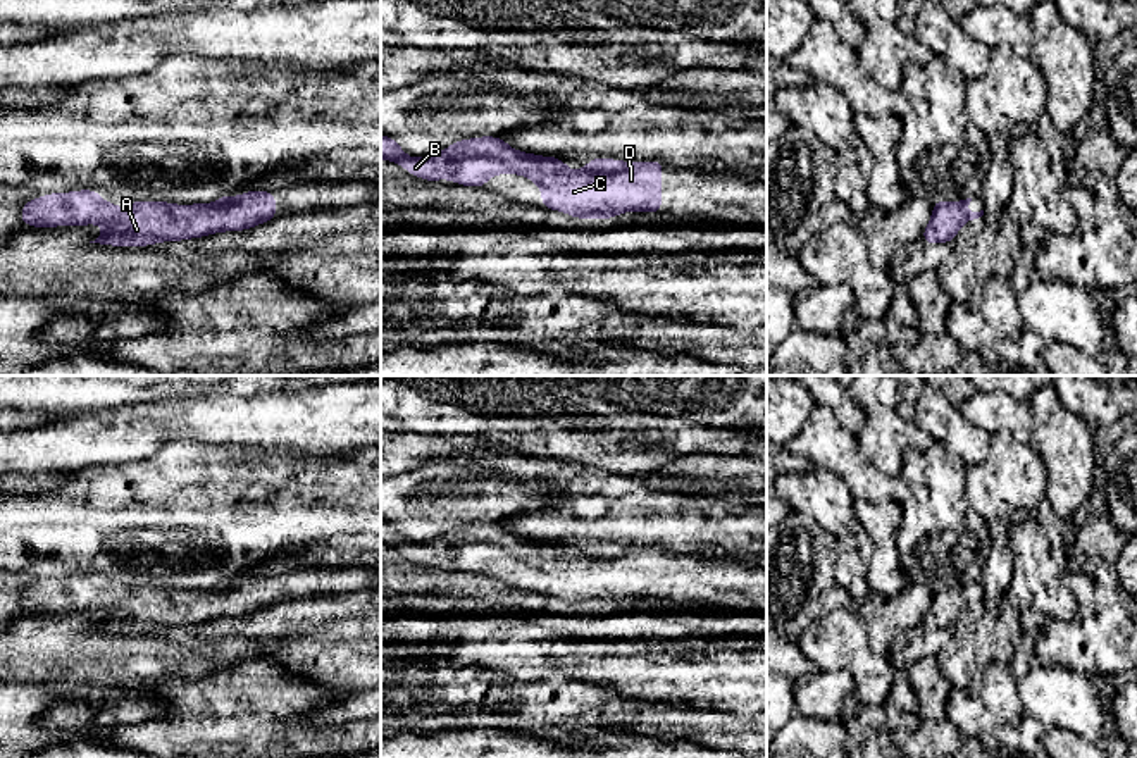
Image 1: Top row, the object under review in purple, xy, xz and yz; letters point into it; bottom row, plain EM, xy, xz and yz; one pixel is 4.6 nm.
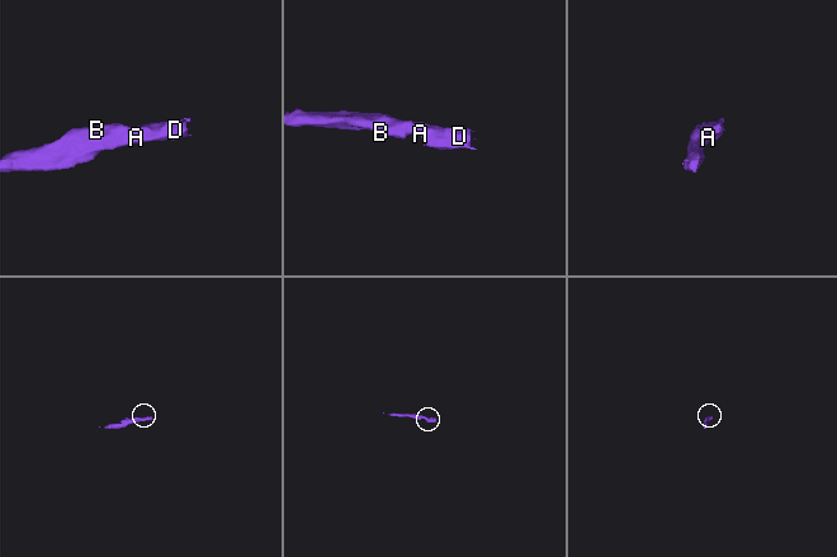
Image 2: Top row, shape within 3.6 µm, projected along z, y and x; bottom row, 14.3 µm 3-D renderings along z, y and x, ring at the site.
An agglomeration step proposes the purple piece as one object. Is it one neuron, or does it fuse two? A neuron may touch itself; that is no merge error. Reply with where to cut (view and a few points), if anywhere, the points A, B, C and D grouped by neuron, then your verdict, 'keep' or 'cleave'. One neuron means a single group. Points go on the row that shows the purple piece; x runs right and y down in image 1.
no cut | A B C D | keep

